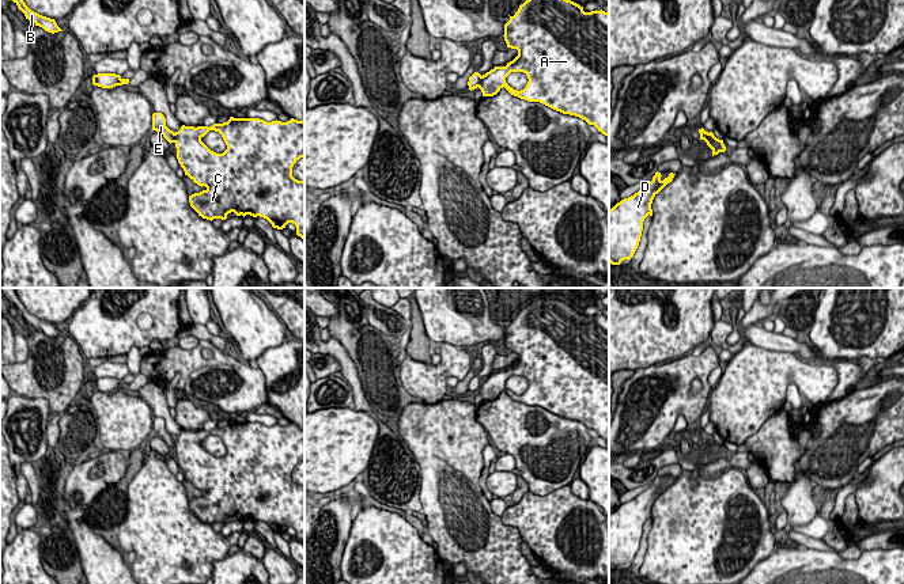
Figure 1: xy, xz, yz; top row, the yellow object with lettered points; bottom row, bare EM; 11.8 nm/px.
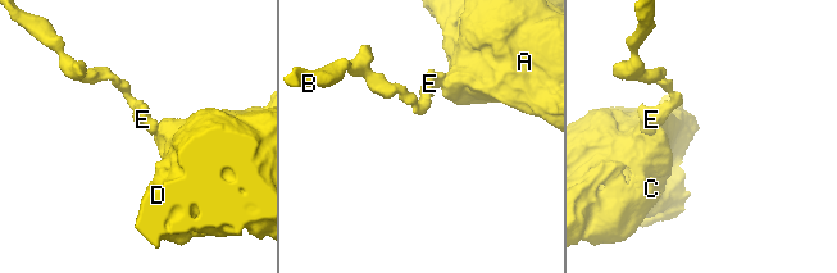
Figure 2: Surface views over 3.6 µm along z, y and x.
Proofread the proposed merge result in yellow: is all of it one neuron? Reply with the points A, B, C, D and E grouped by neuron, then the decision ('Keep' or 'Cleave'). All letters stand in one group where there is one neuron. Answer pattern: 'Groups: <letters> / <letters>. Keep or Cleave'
Groups: A C D / B E. Cleave

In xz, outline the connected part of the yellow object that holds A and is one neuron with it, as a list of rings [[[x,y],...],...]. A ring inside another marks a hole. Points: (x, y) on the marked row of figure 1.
[[[526,0],[504,24],[507,48],[517,49],[518,56],[506,67],[495,67],[483,75],[479,88],[483,96],[493,96],[503,87],[514,96],[527,102],[540,102],[556,111],[570,114],[594,125],[598,132],[609,136],[609,14],[605,11],[585,12],[583,7],[571,0]],[[511,72],[523,72],[529,81],[521,91],[506,83]]]

